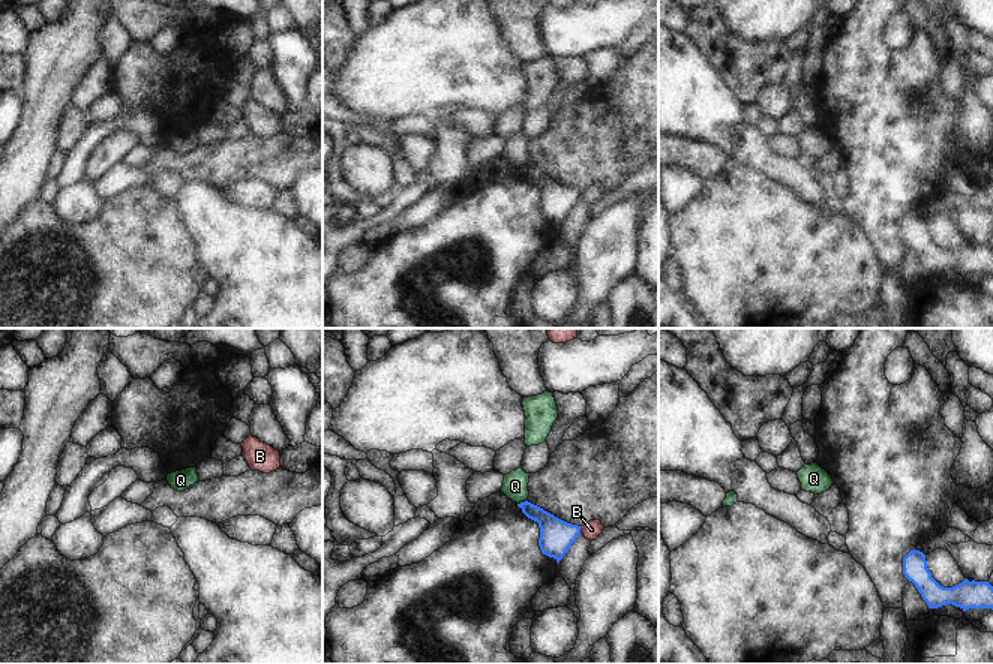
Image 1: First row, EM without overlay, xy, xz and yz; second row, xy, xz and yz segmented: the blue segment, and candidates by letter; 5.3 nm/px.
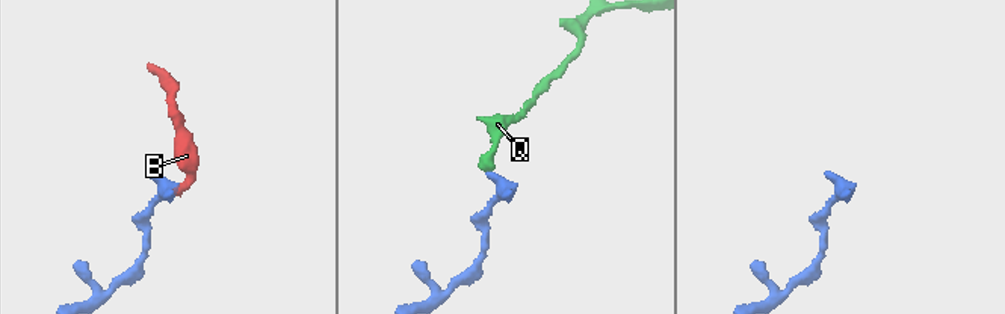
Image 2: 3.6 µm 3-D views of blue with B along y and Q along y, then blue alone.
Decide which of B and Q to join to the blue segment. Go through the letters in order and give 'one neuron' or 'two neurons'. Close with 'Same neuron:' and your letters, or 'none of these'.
B: two neurons
Q: two neurons
Same neuron: none of these

